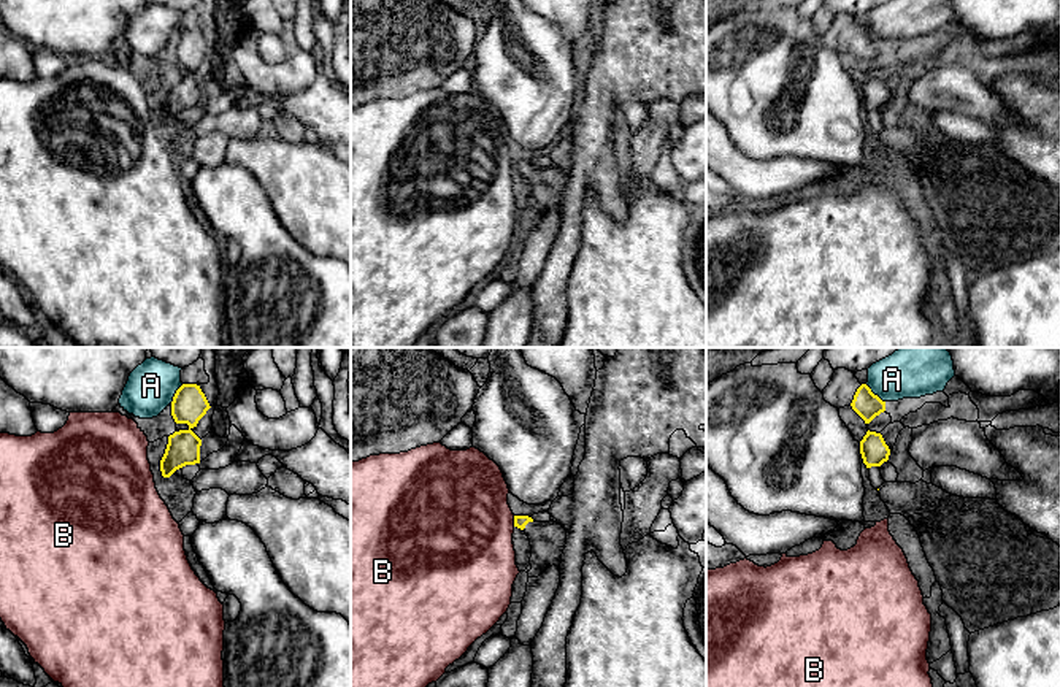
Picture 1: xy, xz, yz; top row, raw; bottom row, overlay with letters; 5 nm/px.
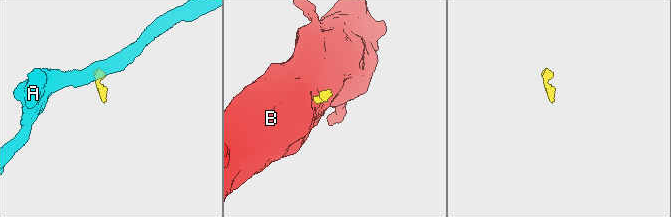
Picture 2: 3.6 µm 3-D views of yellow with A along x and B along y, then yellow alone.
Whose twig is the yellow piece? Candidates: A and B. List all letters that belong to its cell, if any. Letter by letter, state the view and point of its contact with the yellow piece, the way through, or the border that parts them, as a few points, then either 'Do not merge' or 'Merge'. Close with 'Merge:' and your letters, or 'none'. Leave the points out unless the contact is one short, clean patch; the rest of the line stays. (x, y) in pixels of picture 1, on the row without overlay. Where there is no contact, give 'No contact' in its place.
A: Touches yellow at yz (873, 38). Boundary: yz (865, 29), (884, 46). Do not merge
B: Touches yellow at xz (514, 165). Boundary: xz (513, 161), (514, 170). Do not merge
Merge: none

